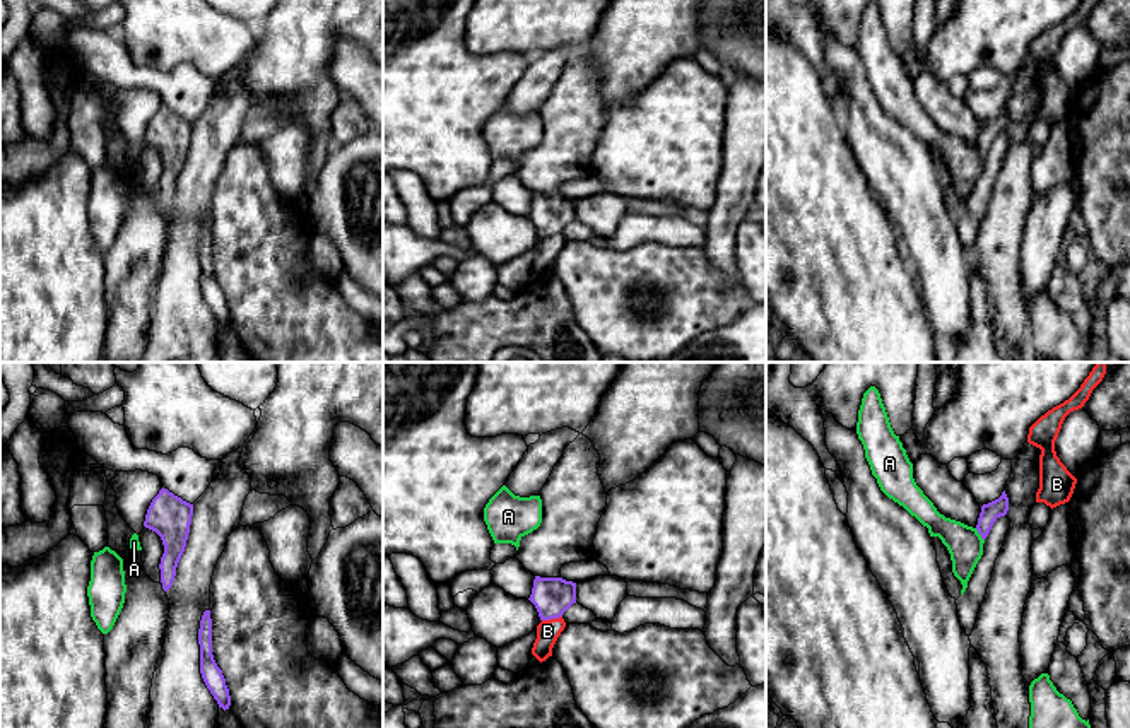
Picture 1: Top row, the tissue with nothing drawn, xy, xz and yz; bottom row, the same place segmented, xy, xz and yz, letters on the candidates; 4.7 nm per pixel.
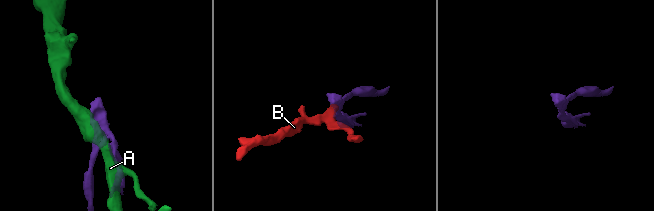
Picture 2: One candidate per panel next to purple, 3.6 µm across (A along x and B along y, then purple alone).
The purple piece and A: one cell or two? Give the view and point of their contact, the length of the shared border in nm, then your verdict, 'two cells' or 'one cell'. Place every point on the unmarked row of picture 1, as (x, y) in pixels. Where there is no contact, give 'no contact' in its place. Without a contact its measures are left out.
meets purple in yz at (980, 151); contact 80 nm long; two cells

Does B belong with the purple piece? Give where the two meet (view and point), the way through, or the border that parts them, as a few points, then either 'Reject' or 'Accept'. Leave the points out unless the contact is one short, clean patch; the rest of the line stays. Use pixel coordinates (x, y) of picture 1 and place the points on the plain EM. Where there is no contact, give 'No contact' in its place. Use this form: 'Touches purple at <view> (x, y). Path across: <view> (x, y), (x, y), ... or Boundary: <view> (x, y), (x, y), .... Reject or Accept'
Touches purple at xz (551, 234). Path across: xz (553, 214), (551, 234), (547, 248). Accept

